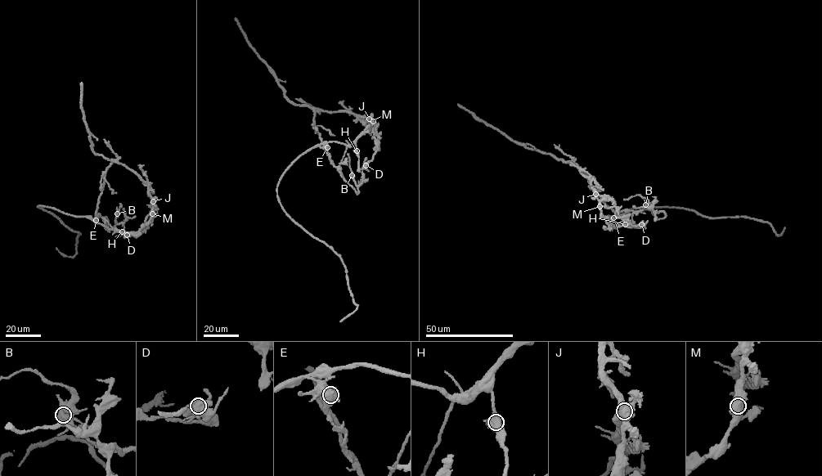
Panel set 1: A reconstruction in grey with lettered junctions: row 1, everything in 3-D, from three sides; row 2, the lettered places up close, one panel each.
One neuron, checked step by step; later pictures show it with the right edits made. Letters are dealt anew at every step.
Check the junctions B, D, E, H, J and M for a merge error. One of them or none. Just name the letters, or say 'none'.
J

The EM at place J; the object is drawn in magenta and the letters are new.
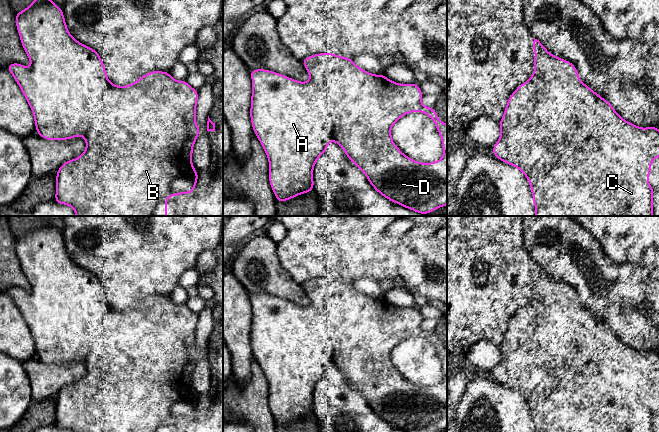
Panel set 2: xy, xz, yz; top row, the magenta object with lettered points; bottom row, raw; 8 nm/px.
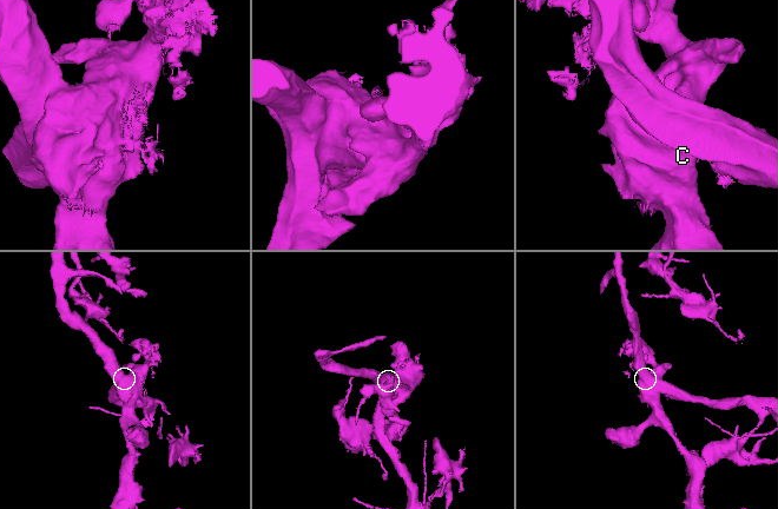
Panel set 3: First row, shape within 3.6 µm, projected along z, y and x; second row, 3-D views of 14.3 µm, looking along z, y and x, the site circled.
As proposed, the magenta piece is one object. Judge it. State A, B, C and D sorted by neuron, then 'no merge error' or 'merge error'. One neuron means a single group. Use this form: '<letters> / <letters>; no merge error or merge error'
A / B C D; merge error

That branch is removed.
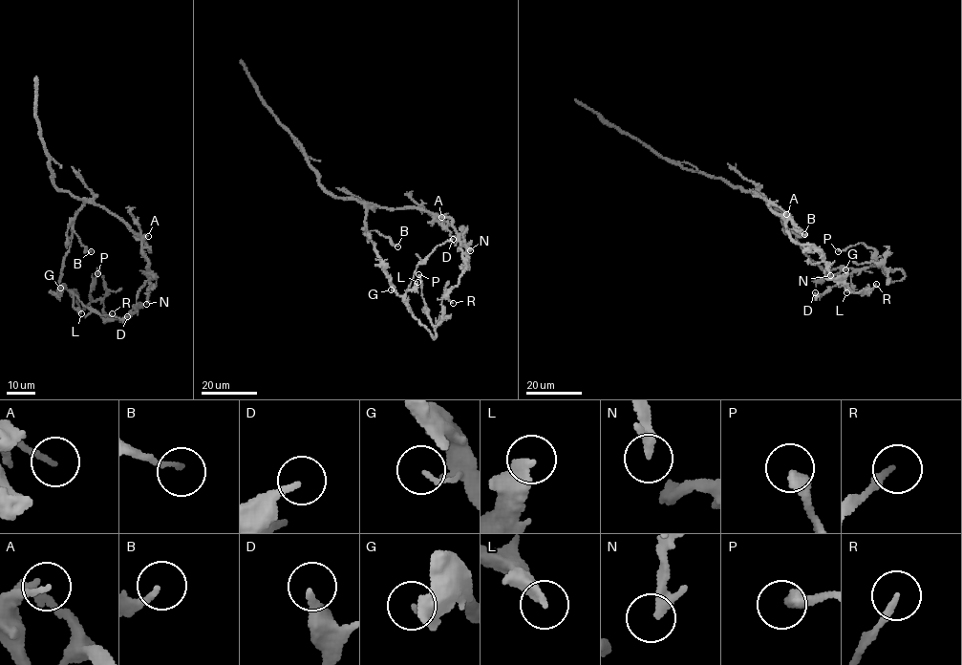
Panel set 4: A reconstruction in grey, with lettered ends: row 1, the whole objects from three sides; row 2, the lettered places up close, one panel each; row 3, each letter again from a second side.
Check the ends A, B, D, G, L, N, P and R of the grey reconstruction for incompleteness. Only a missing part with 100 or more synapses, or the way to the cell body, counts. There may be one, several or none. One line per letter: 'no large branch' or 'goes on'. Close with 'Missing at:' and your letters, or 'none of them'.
A: no large branch
B: no large branch
D: no large branch
G: no large branch
L: no large branch
N: no large branch
P: no large branch
R: no large branch
Missing at: none of them

